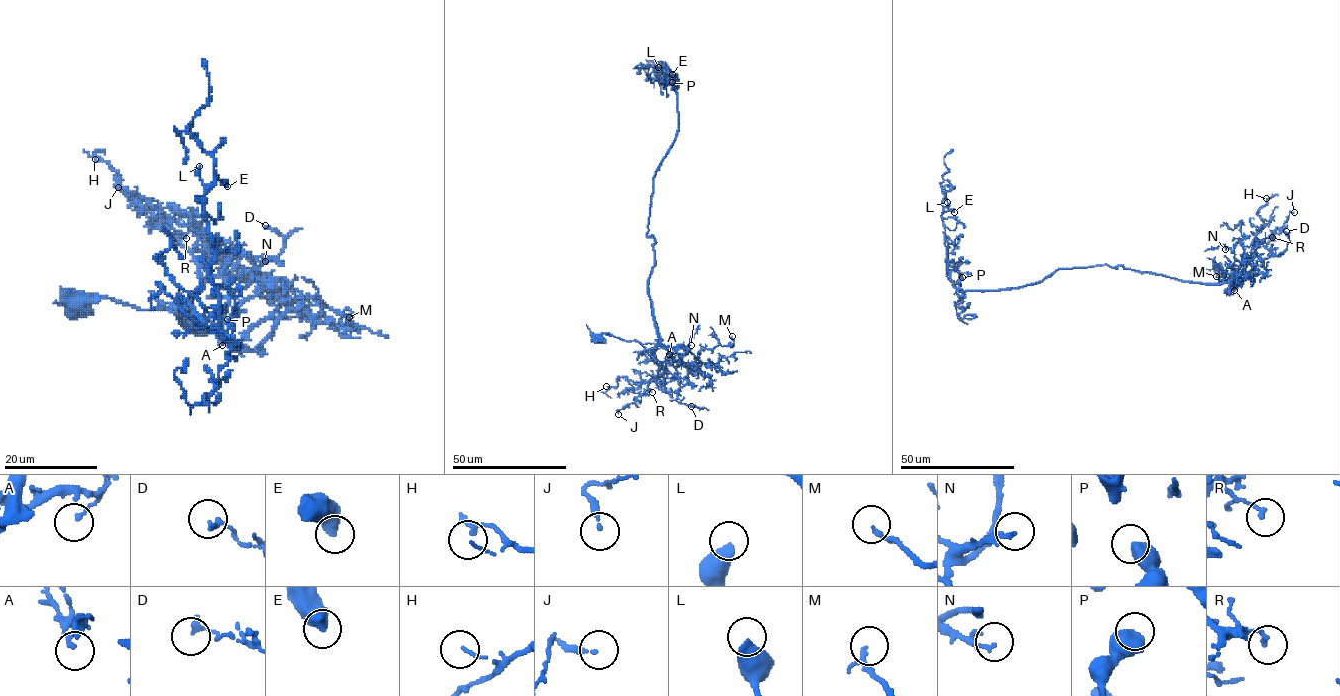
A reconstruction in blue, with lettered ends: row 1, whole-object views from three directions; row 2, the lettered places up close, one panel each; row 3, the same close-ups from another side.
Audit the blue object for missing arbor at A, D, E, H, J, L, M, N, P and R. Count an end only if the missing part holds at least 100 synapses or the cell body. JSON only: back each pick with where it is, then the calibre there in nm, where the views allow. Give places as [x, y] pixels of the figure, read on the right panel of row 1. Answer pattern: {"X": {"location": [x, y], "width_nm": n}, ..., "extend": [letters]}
{"extend": []}

